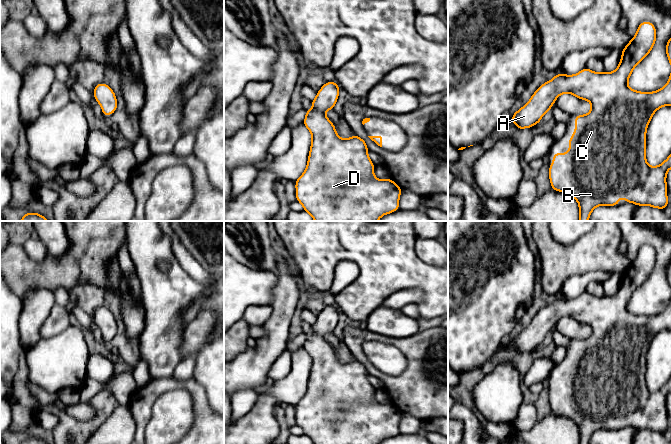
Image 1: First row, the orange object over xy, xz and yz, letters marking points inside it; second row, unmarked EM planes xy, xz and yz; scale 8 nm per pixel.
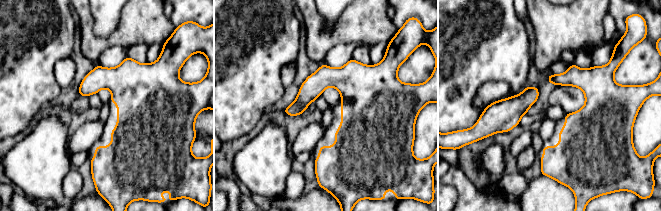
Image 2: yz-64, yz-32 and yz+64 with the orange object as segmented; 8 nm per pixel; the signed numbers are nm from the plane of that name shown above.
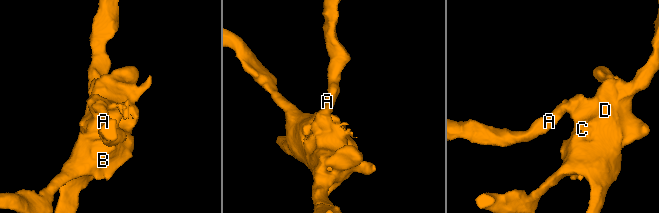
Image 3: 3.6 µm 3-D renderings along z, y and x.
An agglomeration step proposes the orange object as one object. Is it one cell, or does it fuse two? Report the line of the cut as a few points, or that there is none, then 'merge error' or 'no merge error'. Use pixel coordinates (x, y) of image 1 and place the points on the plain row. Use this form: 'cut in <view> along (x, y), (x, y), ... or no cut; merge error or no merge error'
no cut; no merge error

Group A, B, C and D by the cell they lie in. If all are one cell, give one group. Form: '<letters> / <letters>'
A B C D

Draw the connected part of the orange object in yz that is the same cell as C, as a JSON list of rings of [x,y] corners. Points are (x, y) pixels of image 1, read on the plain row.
[[[643,245],[637,252],[636,259],[631,263],[631,265],[625,270],[625,272],[622,274],[622,280],[620,283],[619,290],[616,294],[614,294],[611,297],[606,296],[594,296],[585,291],[580,296],[578,296],[575,299],[567,299],[567,298],[558,298],[556,297],[555,301],[542,308],[532,319],[529,326],[526,327],[521,333],[516,335],[514,339],[510,342],[511,345],[513,345],[516,349],[517,353],[525,353],[530,352],[536,349],[538,346],[541,346],[542,340],[548,336],[552,329],[555,327],[558,320],[560,320],[563,317],[570,317],[574,320],[576,320],[579,323],[587,324],[591,327],[591,335],[586,339],[575,339],[575,356],[573,357],[573,360],[569,362],[569,376],[568,377],[554,377],[553,378],[553,388],[549,389],[549,403],[551,406],[551,411],[555,415],[565,416],[571,419],[578,427],[579,427],[579,444],[589,444],[590,438],[593,435],[594,432],[601,429],[607,429],[607,430],[615,430],[619,429],[619,421],[623,420],[624,426],[630,426],[634,427],[637,430],[643,430],[648,429],[653,432],[658,433],[667,433],[668,430],[668,422],[667,422],[667,408],[666,408],[666,400],[667,395],[671,392],[671,378],[669,381],[662,386],[659,390],[651,391],[647,388],[646,380],[645,380],[645,374],[646,374],[646,355],[647,351],[649,349],[649,346],[653,340],[653,338],[662,330],[671,330],[671,298],[668,303],[667,308],[654,316],[639,316],[631,313],[627,306],[629,304],[629,301],[633,295],[633,293],[649,278],[649,276],[652,274],[653,270],[656,266],[656,252],[653,247],[649,245]]]

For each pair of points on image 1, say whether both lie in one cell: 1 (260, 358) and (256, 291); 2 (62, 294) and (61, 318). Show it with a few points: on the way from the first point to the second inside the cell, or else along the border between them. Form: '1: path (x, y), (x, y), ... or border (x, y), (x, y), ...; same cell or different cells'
1: border (276, 282), (272, 289), (272, 299), (267, 304); different cells
2: border (55, 303), (66, 307); different cells

